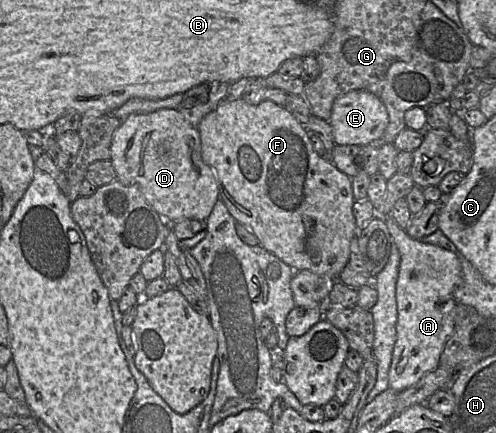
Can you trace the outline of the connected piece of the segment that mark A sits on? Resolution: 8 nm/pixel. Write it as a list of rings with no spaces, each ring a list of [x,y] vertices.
[[[392,216],[382,218],[400,253],[396,283],[397,339],[388,379],[389,388],[401,393],[439,367],[441,353],[454,330],[454,310],[457,303],[453,293],[461,283],[462,267],[453,252],[413,239]]]

